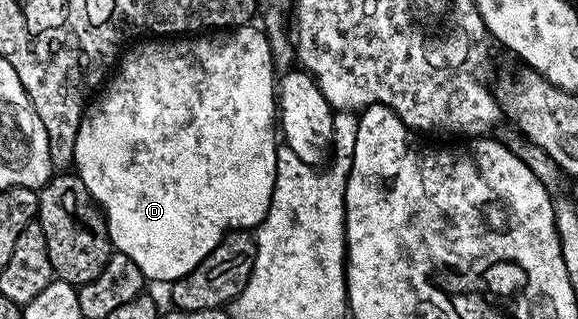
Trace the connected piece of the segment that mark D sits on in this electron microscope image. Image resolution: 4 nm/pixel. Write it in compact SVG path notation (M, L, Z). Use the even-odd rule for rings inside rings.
M252 23L238 25L211 35L176 35L171 39L141 40L123 50L110 80L103 86L99 96L84 110L84 120L78 127L77 142L74 143L74 172L82 179L82 183L86 183L86 191L90 191L102 210L104 220L108 223L108 238L112 241L113 250L134 259L134 263L138 263L142 275L149 282L171 283L184 277L194 271L194 267L198 267L198 263L202 263L202 259L206 259L206 255L210 255L214 247L218 247L220 240L229 231L255 230L268 213L276 178L278 73L273 66L267 32L260 27L255 29L254 26Z

